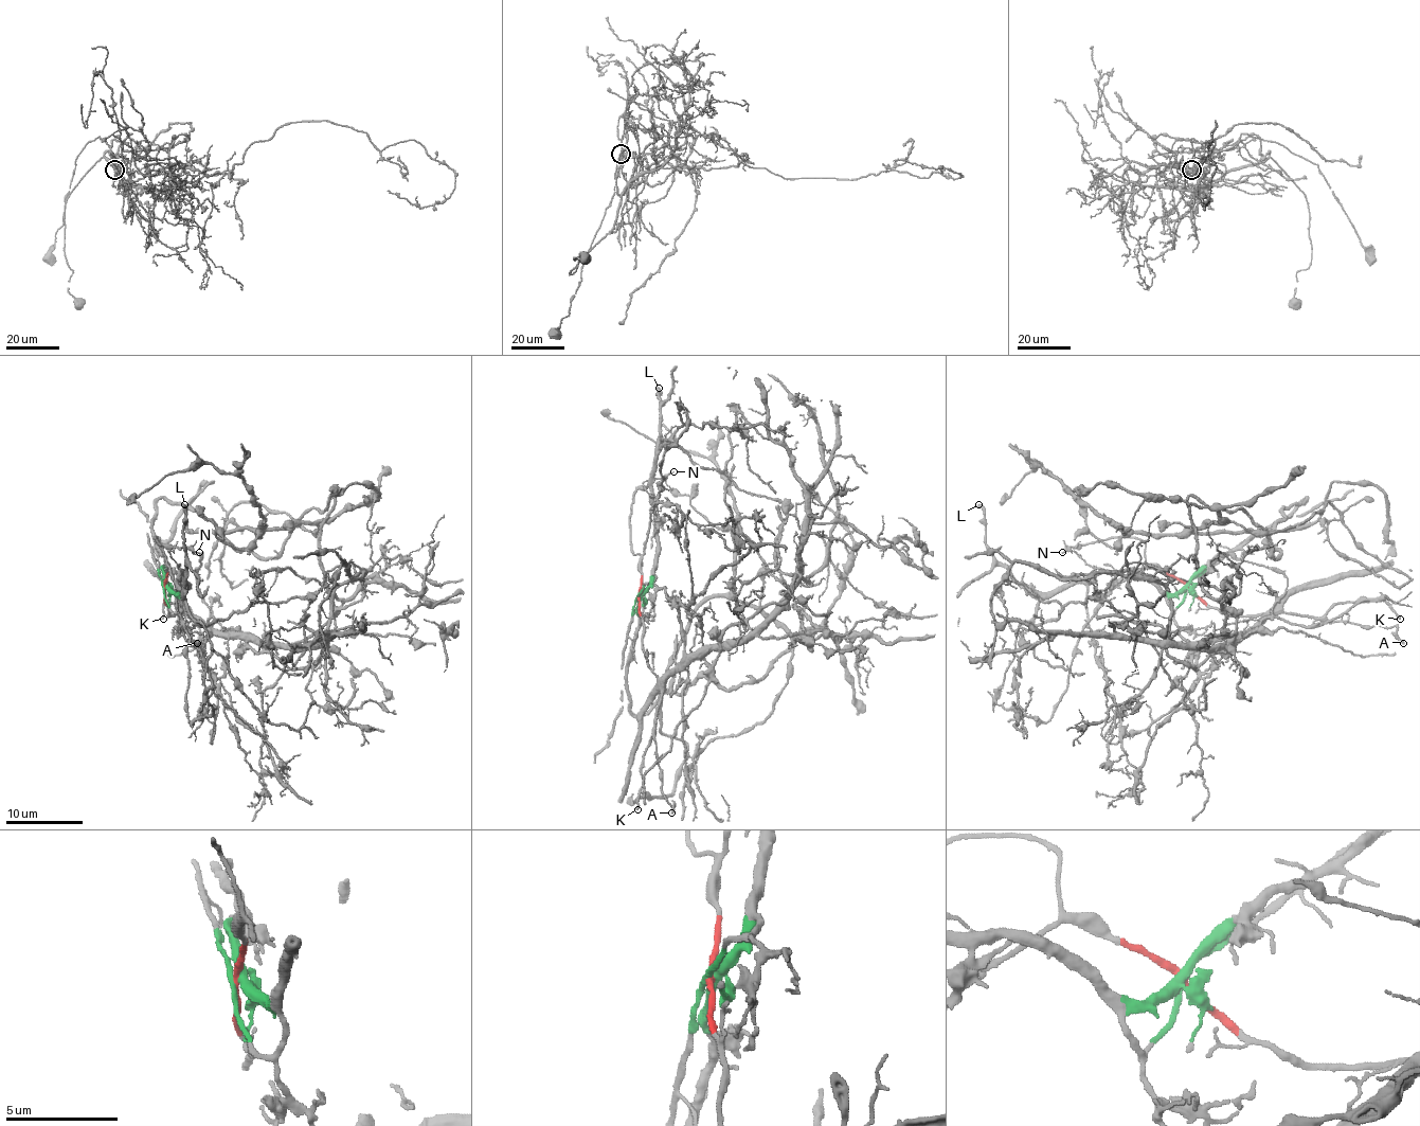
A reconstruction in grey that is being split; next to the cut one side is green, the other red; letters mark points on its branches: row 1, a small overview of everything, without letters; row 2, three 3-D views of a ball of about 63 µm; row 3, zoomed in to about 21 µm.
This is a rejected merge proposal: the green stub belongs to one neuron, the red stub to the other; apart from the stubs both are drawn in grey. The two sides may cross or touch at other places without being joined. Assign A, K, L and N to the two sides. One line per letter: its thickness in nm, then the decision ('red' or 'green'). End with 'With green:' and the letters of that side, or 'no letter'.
A: 240 nm thick; red
K: 220 nm thick; red
L: 320 nm thick; green
N: 120 nm thick; red
With green: L

